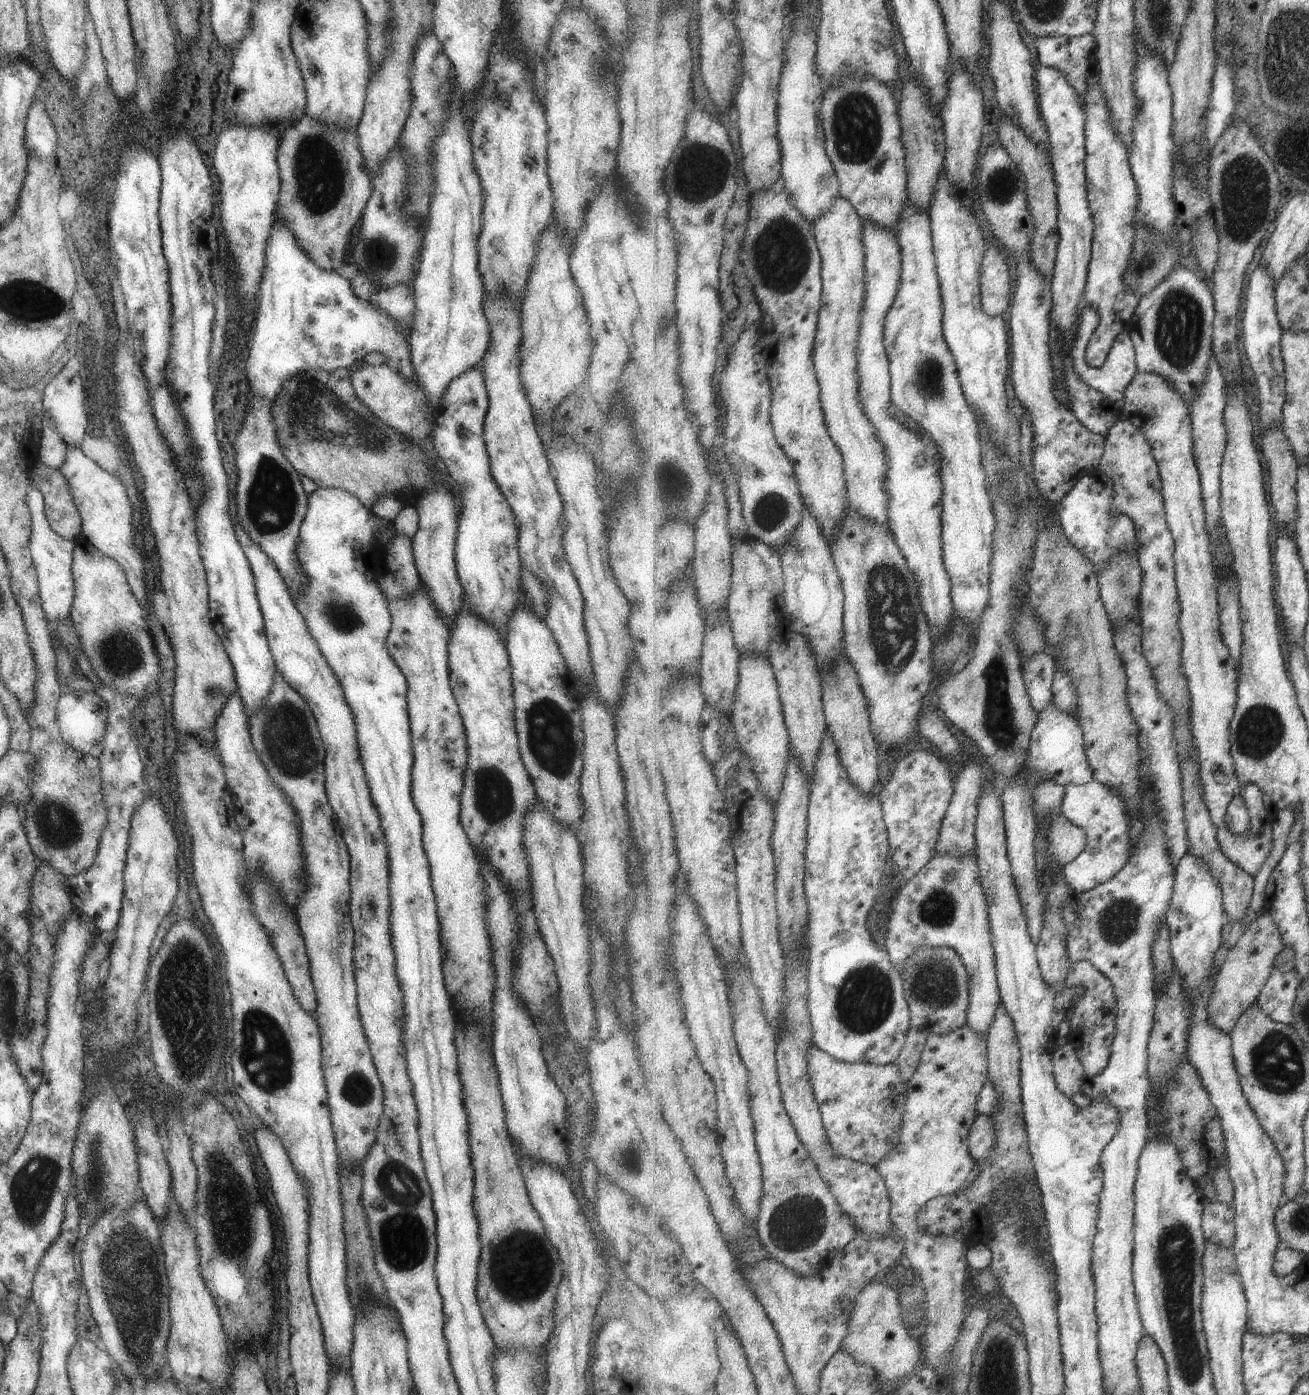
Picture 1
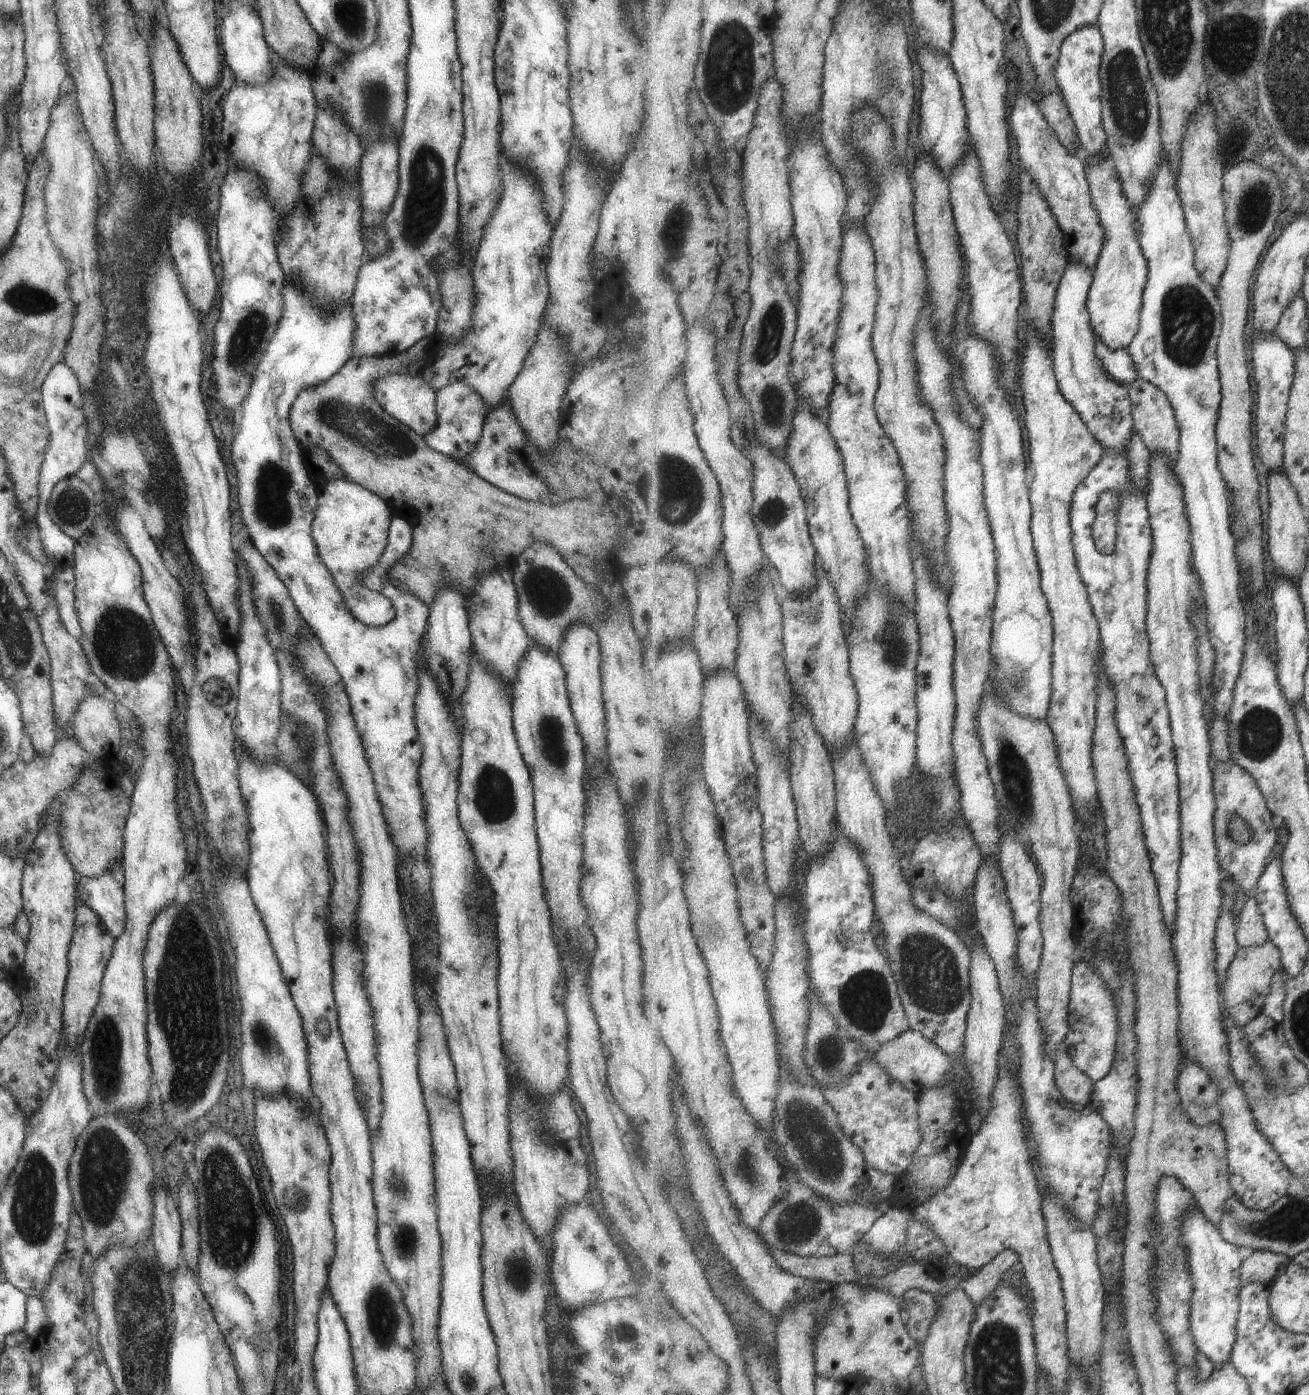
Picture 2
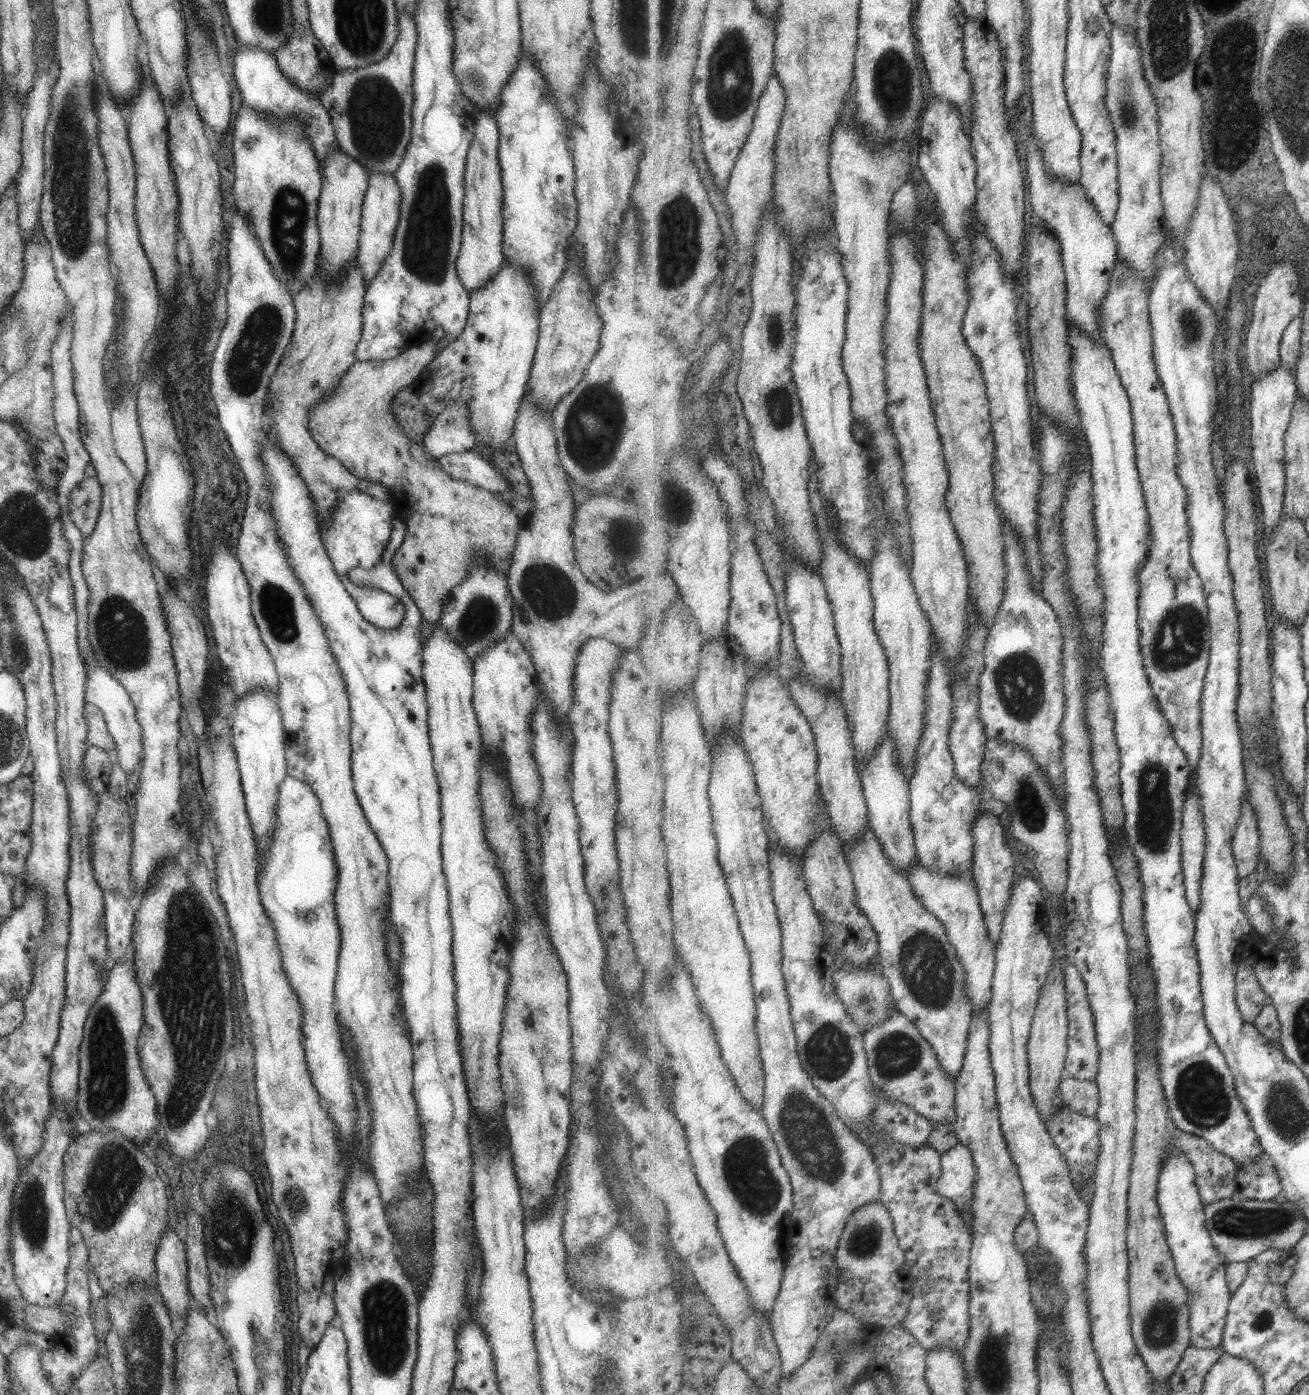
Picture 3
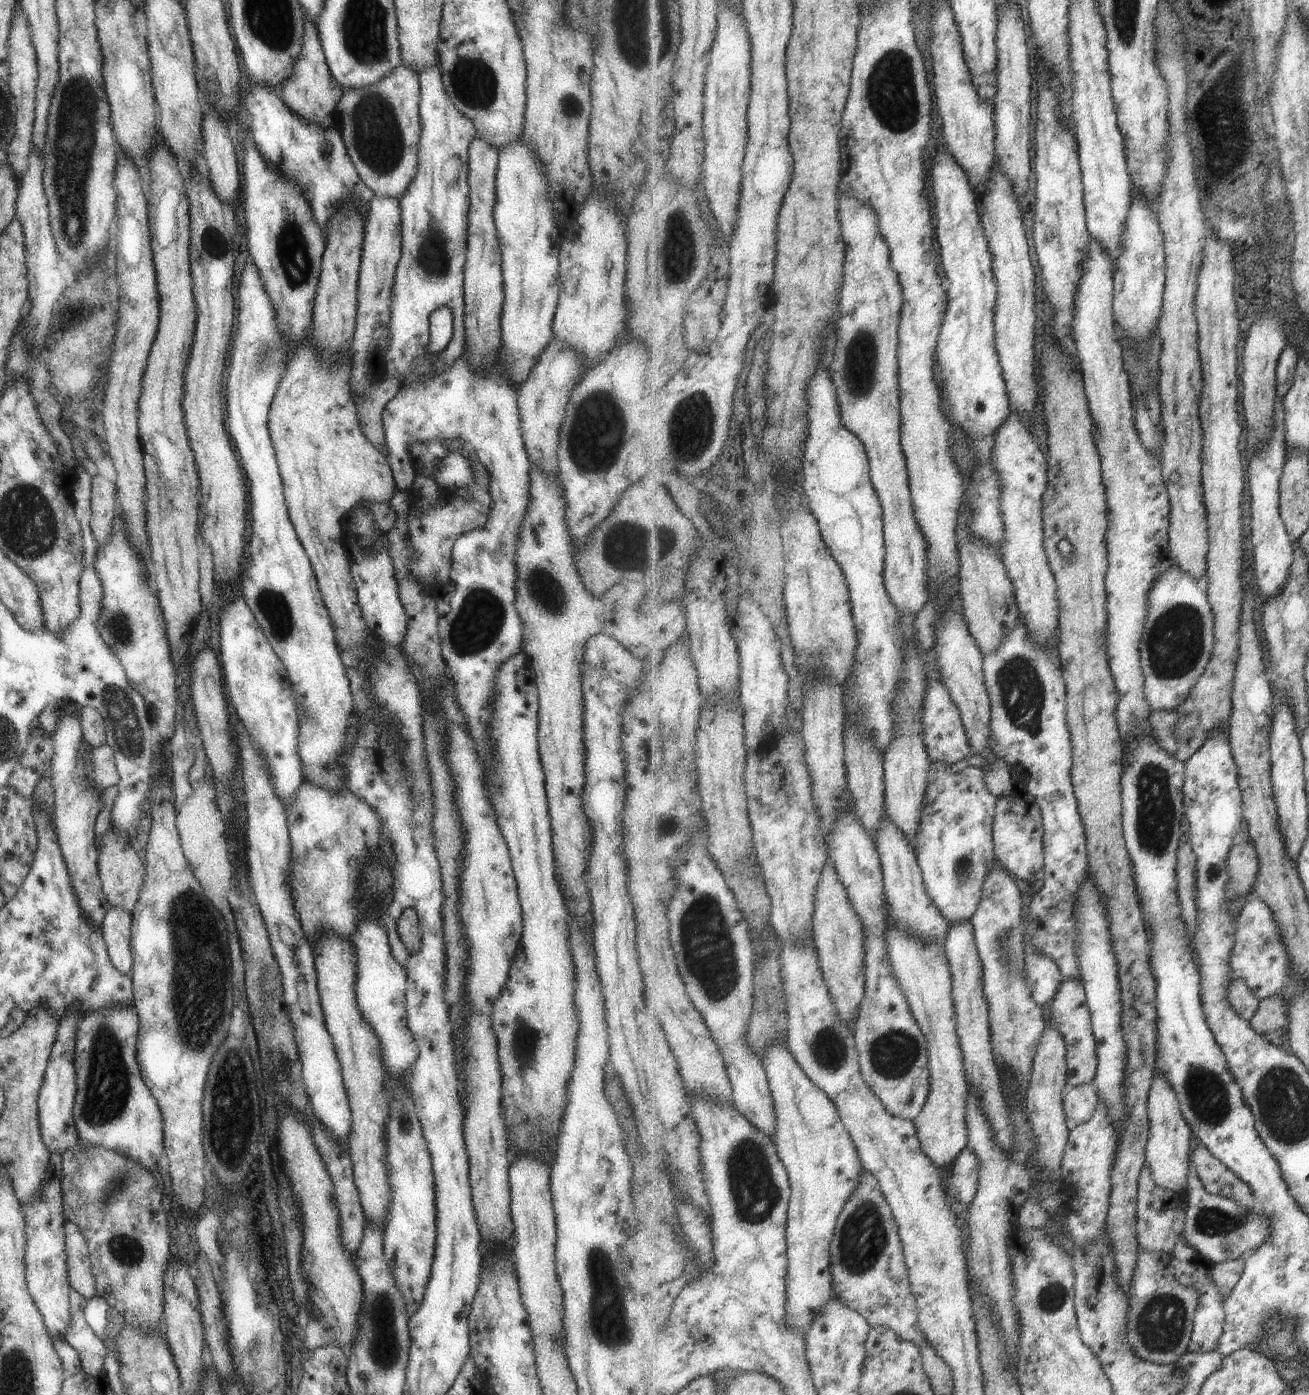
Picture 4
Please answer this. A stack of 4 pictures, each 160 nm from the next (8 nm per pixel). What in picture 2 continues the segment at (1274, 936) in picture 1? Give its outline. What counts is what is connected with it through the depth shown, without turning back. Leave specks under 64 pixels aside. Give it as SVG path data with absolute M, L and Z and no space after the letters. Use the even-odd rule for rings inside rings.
M1269 940L1261 946L1241 947L1231 963L1227 980L1223 984L1223 1004L1228 1008L1230 1017L1241 1026L1247 1026L1259 1015L1264 1014L1266 1000L1271 994L1274 976L1283 970L1282 958L1277 946Z

